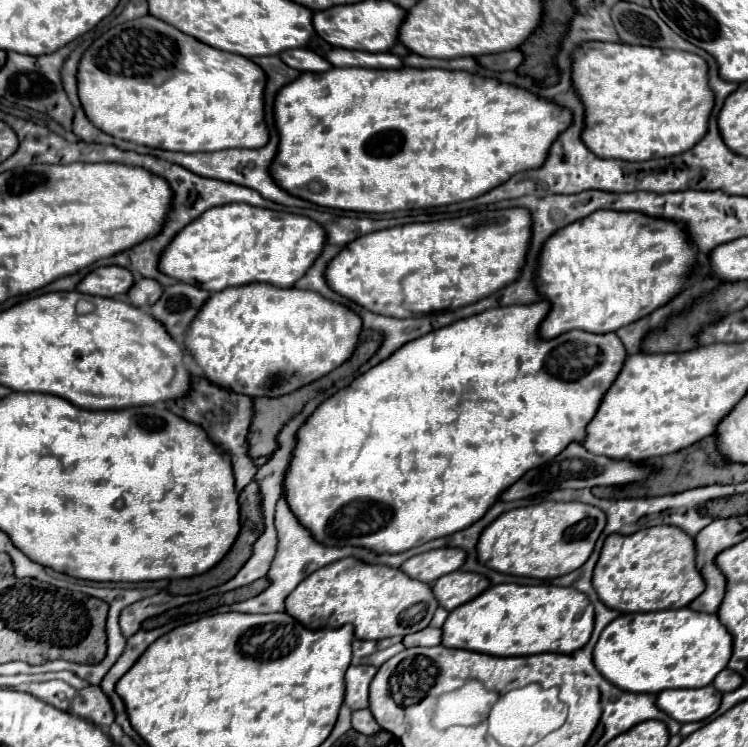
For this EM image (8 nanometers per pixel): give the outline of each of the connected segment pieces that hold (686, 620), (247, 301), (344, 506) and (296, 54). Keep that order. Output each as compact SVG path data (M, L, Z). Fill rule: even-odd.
M690 608L646 614L620 614L602 630L594 646L598 672L626 692L662 692L668 688L704 688L722 672L732 654L732 636L716 614Z
M248 284L226 288L212 294L196 314L186 332L184 346L204 376L216 386L234 390L246 396L284 396L290 394L346 362L358 342L362 320L342 304L322 298L316 292L298 288L276 288L272 284Z
M546 300L522 306L516 304L506 308L492 308L480 312L478 316L470 316L444 328L438 328L434 332L428 332L422 338L416 338L414 342L408 342L406 346L398 348L390 358L382 360L382 364L372 366L366 374L358 376L350 386L338 390L334 396L324 400L296 432L298 446L294 446L294 458L290 458L290 470L286 470L286 486L284 486L290 510L294 510L294 516L298 518L298 522L306 526L306 530L310 530L314 540L324 546L358 546L368 548L376 554L398 554L414 546L420 546L428 540L450 536L456 530L462 530L474 524L478 518L482 518L482 514L486 514L486 510L498 500L498 496L518 478L522 478L522 474L526 474L534 466L546 464L548 460L558 456L570 442L574 440L582 442L586 426L594 418L604 392L610 388L610 384L622 370L626 350L614 332L590 334L582 330L572 330L554 340L542 340L542 338L538 340L538 326L546 316L548 308L550 304Z
M294 48L294 50L286 50L286 52L280 52L278 54L280 60L284 64L288 64L290 68L294 70L300 70L300 72L326 72L330 70L330 62L326 62L326 58L306 50L306 48Z

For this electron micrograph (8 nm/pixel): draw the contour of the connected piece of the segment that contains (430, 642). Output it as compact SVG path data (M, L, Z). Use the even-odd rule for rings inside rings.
M428 626L422 632L414 632L414 634L404 636L402 642L406 648L412 648L412 646L438 646L440 640L442 640L442 630Z

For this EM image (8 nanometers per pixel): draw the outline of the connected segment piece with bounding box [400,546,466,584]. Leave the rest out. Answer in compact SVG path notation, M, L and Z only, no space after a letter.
M440 548L440 550L430 550L424 554L418 554L410 560L406 560L400 570L406 572L410 578L420 580L420 582L434 582L436 578L450 574L458 570L466 560L466 552L458 548Z

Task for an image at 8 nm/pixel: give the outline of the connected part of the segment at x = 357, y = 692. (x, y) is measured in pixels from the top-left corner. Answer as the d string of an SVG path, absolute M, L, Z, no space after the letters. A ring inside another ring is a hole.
M358 664L346 670L346 698L344 704L350 710L368 708L368 686L376 674L376 666Z

